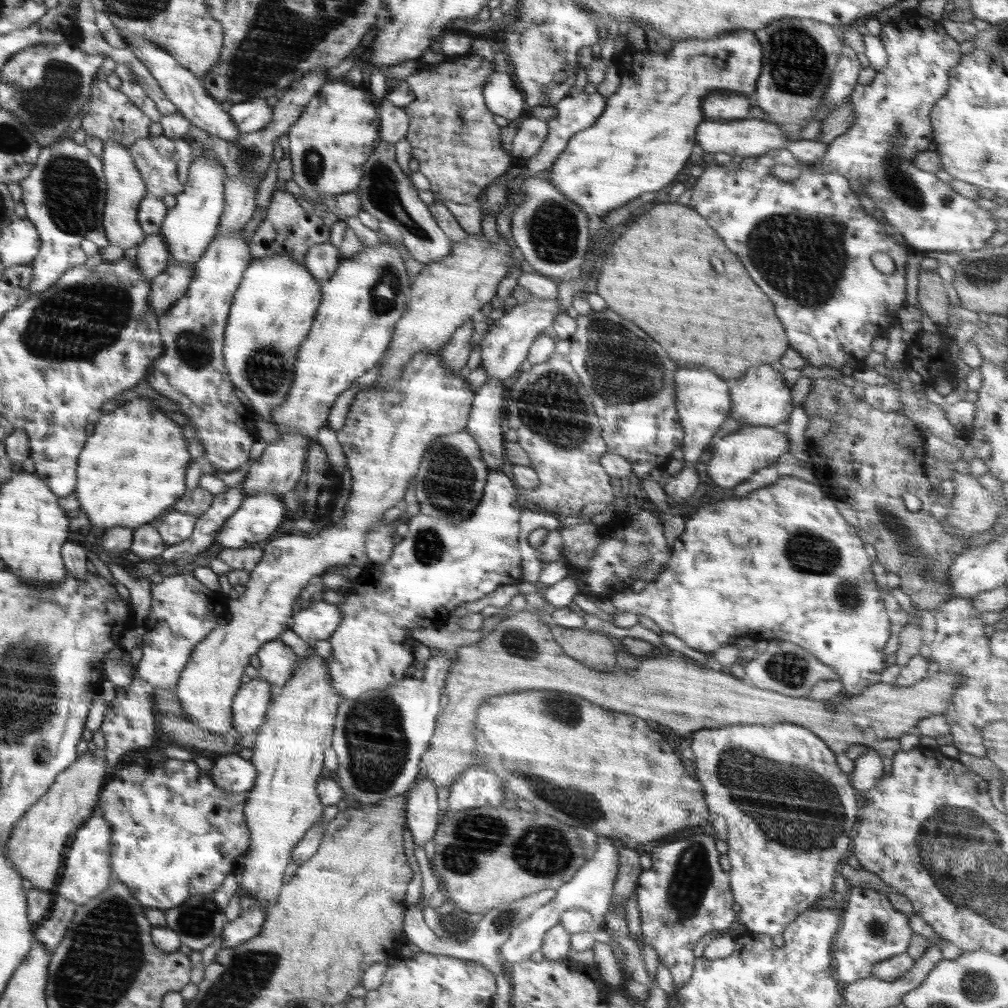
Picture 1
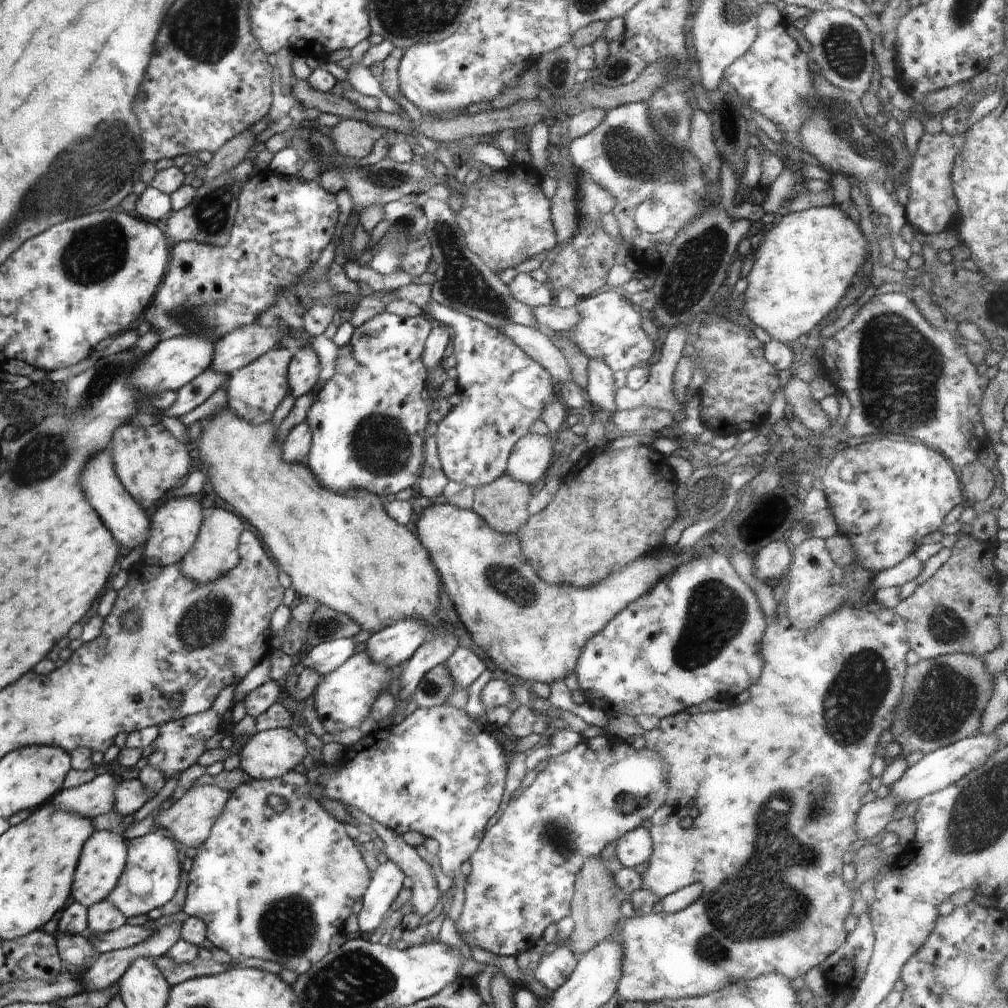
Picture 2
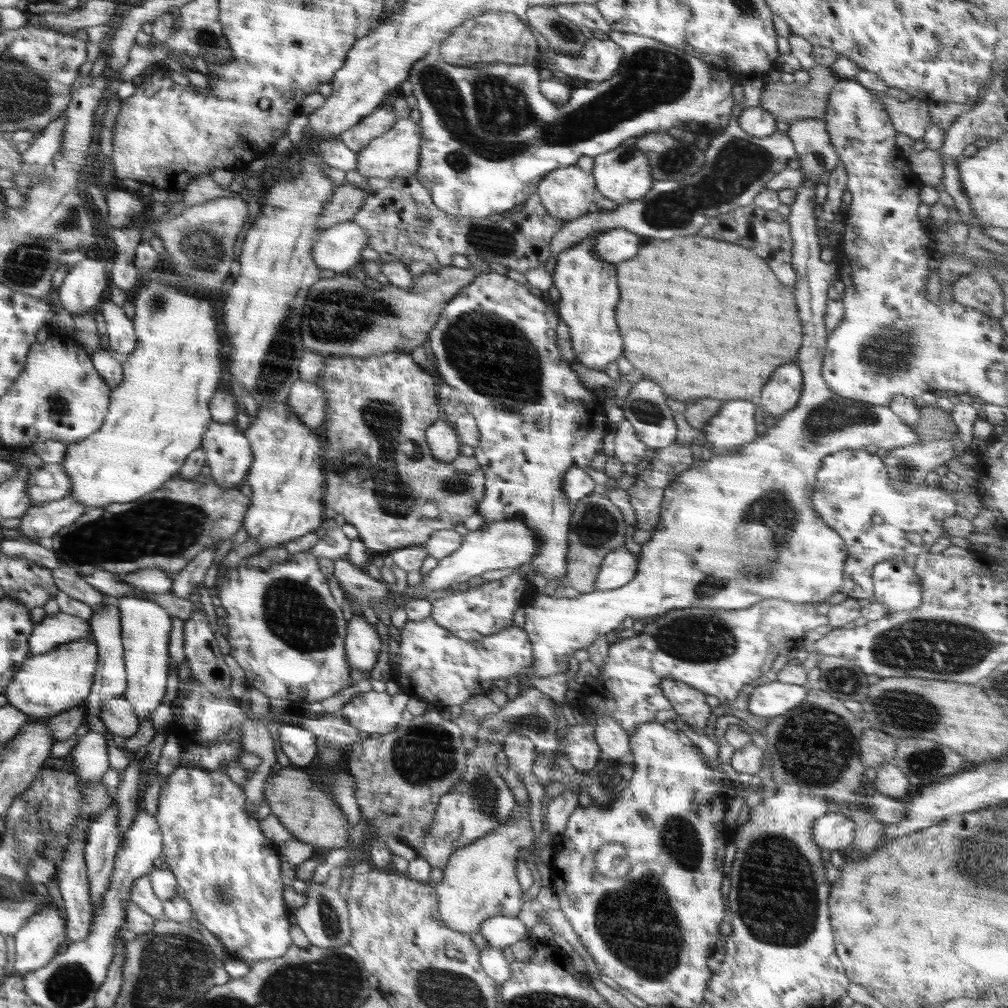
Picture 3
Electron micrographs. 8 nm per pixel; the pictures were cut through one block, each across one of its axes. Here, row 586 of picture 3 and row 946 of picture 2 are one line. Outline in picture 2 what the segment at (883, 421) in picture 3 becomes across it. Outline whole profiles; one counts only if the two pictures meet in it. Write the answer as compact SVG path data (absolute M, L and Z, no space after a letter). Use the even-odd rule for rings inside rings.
M873 597L873 600L868 604L862 604L862 606L852 606L852 604L846 604L846 606L840 606L838 610L834 610L834 614L828 614L824 620L814 630L810 630L810 632L806 632L806 630L800 630L792 626L792 624L788 621L788 618L784 615L786 608L784 608L784 604L778 604L778 612L777 615L771 618L768 623L768 626L764 632L764 637L761 641L761 652L762 652L762 672L760 674L760 678L758 678L758 682L754 684L751 688L748 688L748 692L750 694L750 700L748 702L744 702L742 706L730 706L730 708L724 708L724 710L720 710L717 712L698 712L698 714L688 714L688 712L681 711L680 713L674 714L672 717L668 716L666 718L660 719L660 724L654 730L650 730L643 735L644 742L646 742L646 747L650 750L655 750L660 755L660 758L664 761L664 766L666 767L666 774L667 776L667 786L668 792L666 794L666 806L662 806L662 808L658 808L654 814L652 814L652 826L650 826L650 835L651 840L653 843L653 852L652 856L648 862L648 870L644 872L642 875L642 889L650 890L656 894L656 896L660 896L661 898L665 895L668 890L671 889L682 889L683 887L689 886L690 884L702 884L702 894L698 896L698 900L696 902L692 902L690 906L680 910L676 913L659 913L654 914L651 913L650 915L643 915L643 916L633 916L629 919L625 919L624 926L620 926L620 934L616 934L616 938L622 942L623 945L623 954L624 958L622 958L622 976L620 978L620 984L618 984L617 990L617 998L616 1002L625 1002L625 1001L643 1001L645 1003L650 1002L660 1002L660 1001L669 1001L669 1000L680 1000L680 998L690 998L690 997L697 997L702 996L702 994L712 994L712 992L716 992L722 988L722 986L726 986L726 984L730 984L730 982L734 982L734 980L748 980L748 978L757 978L758 976L764 974L782 974L788 980L794 980L800 976L806 975L809 970L820 965L828 956L831 956L840 948L840 946L844 946L844 942L846 942L846 938L848 936L848 932L845 930L845 920L849 914L851 914L853 902L855 900L855 889L851 886L850 883L846 883L843 880L843 867L844 867L844 860L843 856L848 852L848 849L852 843L854 843L858 839L858 834L856 834L856 828L854 828L854 822L856 822L856 816L858 816L858 810L862 808L862 798L869 792L870 790L870 783L872 780L872 772L871 772L871 765L874 762L874 756L880 752L881 745L879 743L880 736L882 732L886 732L886 730L890 729L894 719L894 710L896 706L898 706L898 702L900 702L900 698L903 694L904 685L904 674L907 668L906 663L906 655L911 650L908 644L908 637L906 632L906 626L904 626L904 622L902 622L902 618L894 615L892 609L885 609L881 605L879 605ZM694 802L694 807L698 809L698 816L694 819L694 822L690 828L684 830L684 828L678 828L678 819L676 816L681 816L679 812L676 812L678 809L678 805L687 804ZM782 804L784 804L784 808L782 808ZM776 806L780 806L782 808L782 812L775 812ZM758 812L758 819L756 828L754 828L754 814ZM774 832L774 833L772 833ZM778 835L778 836L777 836ZM770 838L778 838L778 854L774 854L772 858L770 858ZM790 848L790 850L788 850ZM752 852L754 852L754 858L752 858Z

